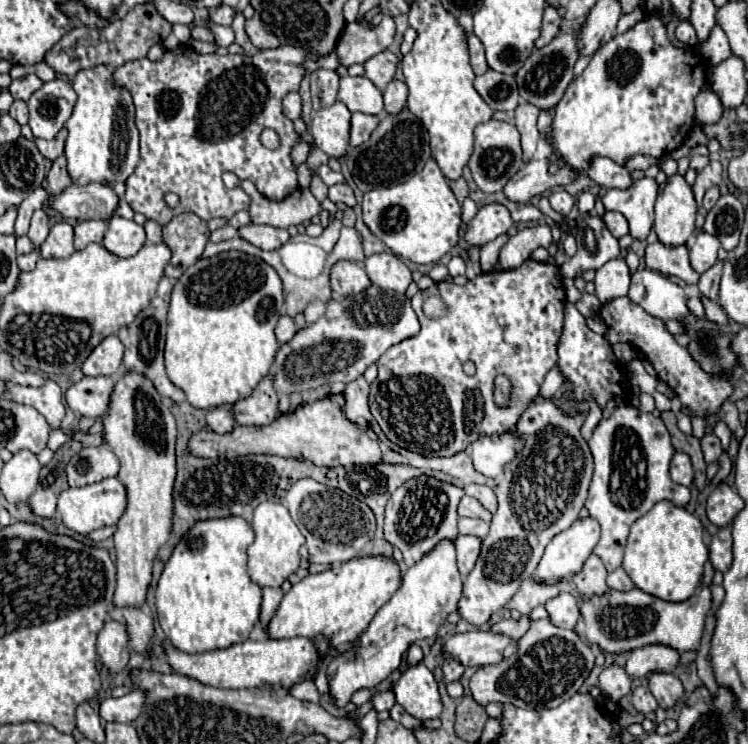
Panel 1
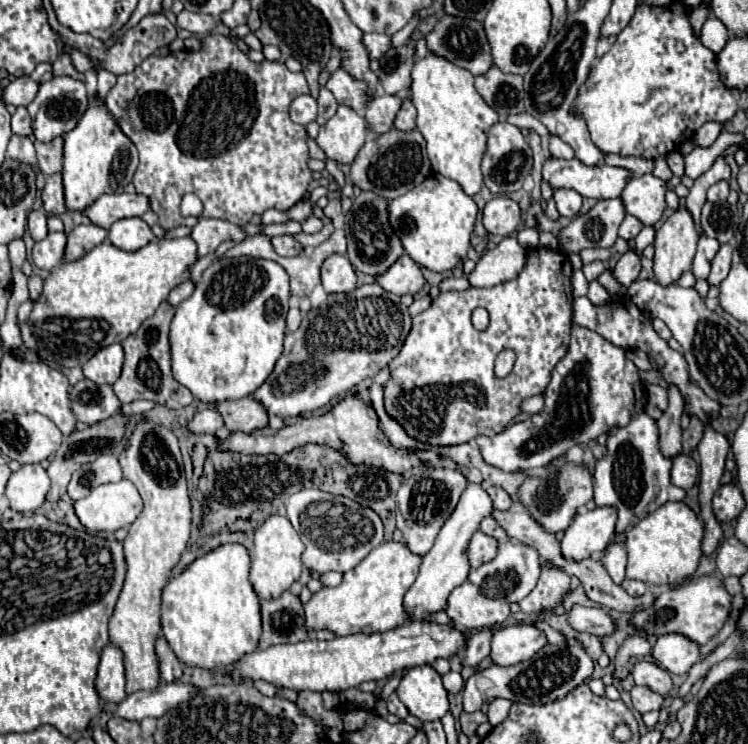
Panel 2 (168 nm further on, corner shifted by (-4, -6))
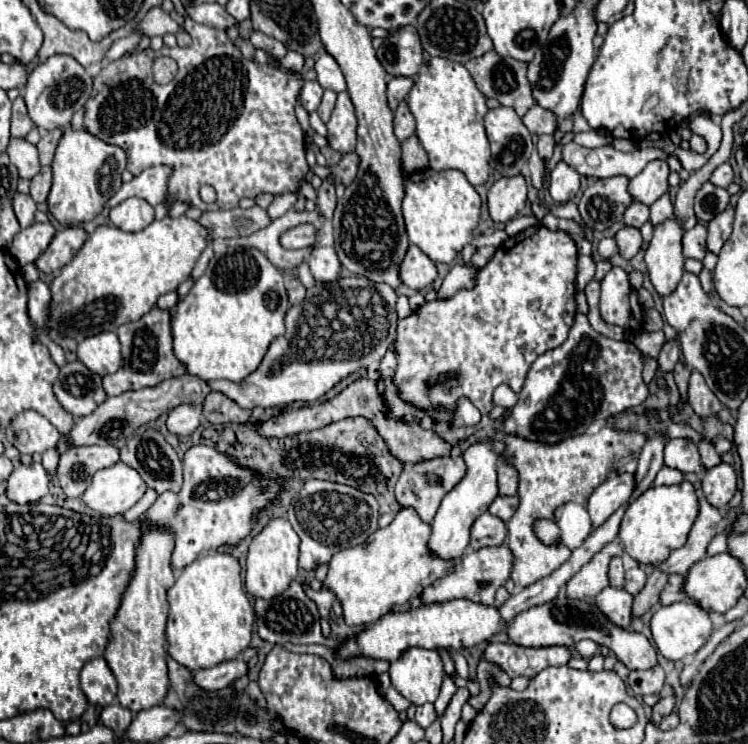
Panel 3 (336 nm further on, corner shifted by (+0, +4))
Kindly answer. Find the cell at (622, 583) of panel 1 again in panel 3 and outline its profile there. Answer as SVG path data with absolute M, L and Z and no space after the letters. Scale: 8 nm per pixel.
M633 566L625 572L625 590L629 594L637 594L645 586L645 580L647 580L645 570L639 568L639 566Z

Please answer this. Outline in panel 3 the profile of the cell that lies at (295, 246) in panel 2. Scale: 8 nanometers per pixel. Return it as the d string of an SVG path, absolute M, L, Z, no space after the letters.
M301 224L301 226L287 230L279 238L279 242L283 248L307 248L307 246L315 244L315 236L317 236L317 232L311 224Z

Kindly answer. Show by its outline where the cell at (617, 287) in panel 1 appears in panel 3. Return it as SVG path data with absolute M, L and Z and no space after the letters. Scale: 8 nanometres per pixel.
M621 228L615 236L617 240L617 248L619 248L619 256L625 260L631 260L639 250L641 250L641 234L637 228Z

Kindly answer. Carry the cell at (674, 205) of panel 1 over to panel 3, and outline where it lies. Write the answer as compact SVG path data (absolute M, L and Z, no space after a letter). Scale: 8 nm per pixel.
M675 216L667 218L655 226L653 240L645 250L649 280L659 296L669 296L683 276L683 234L683 224Z

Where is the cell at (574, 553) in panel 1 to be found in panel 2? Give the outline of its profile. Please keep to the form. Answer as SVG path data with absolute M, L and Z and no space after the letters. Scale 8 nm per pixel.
M613 506L581 510L561 540L563 556L571 560L583 560L603 552L613 536L615 522L617 510L613 510Z

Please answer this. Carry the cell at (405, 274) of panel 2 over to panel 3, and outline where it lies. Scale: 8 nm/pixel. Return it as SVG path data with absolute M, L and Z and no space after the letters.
M411 244L401 262L399 270L401 282L413 290L423 290L435 280L435 276L437 276L435 264L417 246Z

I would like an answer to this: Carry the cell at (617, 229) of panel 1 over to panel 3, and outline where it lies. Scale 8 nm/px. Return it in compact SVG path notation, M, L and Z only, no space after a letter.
M633 202L625 214L623 214L623 222L625 226L635 226L635 228L641 228L645 222L649 220L649 208L645 204L637 204Z

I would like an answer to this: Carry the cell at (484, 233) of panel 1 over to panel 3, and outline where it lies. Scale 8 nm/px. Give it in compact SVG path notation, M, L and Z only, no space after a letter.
M499 178L487 192L487 208L493 222L509 222L517 218L527 202L525 178Z

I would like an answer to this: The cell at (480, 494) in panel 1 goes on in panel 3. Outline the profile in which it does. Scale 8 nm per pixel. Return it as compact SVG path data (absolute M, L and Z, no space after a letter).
M499 462L497 466L497 484L501 496L515 496L517 494L517 472L509 468L509 464Z

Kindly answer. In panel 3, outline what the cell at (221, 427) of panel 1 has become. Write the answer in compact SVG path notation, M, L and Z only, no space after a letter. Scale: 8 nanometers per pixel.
M181 404L169 412L167 428L173 434L189 436L201 424L201 418L203 418L203 406L201 404Z

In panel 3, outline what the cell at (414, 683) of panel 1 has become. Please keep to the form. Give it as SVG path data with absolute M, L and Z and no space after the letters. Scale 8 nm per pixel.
M409 648L389 668L393 686L415 706L435 702L443 682L443 660L437 650Z

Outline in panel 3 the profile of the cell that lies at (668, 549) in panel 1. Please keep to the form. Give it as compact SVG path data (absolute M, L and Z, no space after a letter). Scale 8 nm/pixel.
M681 482L677 486L649 488L635 502L631 502L631 506L623 516L619 540L625 548L625 554L629 554L635 562L643 566L663 564L673 550L681 548L687 542L697 512L699 512L699 504L697 504L695 488L689 482Z

